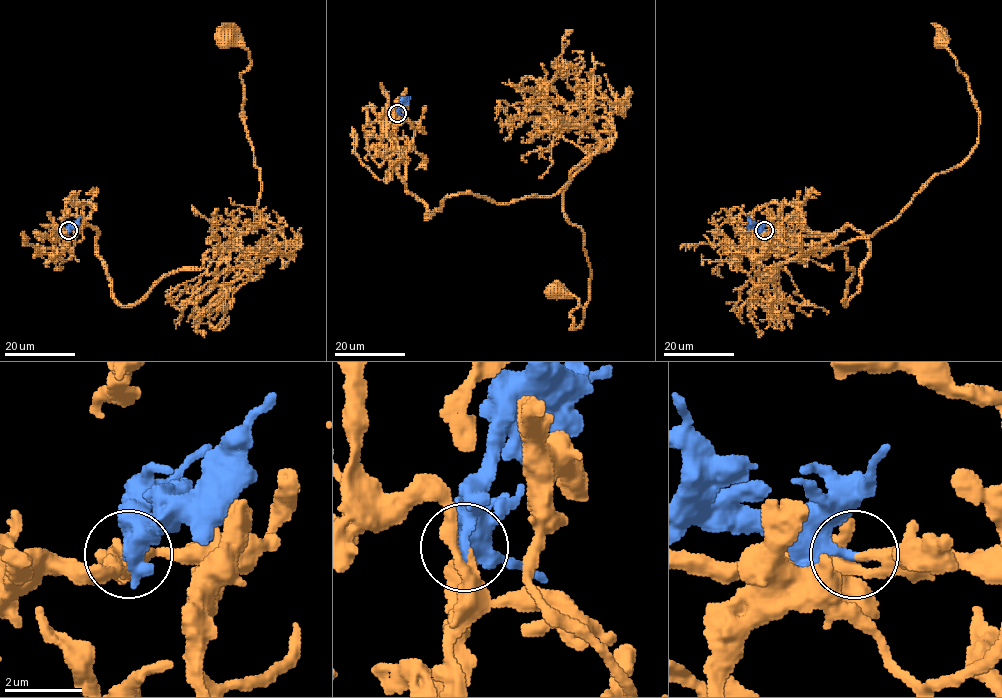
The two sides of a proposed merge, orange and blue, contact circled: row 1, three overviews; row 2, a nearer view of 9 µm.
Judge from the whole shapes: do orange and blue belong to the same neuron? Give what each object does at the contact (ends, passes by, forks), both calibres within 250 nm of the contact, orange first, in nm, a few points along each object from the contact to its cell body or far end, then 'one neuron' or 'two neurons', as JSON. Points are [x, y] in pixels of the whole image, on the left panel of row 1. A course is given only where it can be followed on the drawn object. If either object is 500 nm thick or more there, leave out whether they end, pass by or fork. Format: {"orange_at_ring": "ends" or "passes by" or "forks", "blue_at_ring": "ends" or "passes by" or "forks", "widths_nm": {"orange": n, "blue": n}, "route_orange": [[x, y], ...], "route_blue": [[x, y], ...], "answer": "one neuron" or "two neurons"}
{"orange_at_ring": "passes by", "blue_at_ring": "ends", "widths_nm": {"orange": 200, "blue": 280}, "route_orange": [[69, 230], [72, 250], [81, 227], [96, 231], [111, 294], [135, 305], [253, 226], [250, 53], [225, 40]], "route_blue": [[68, 230], [81, 215]], "answer": "one neuron"}

